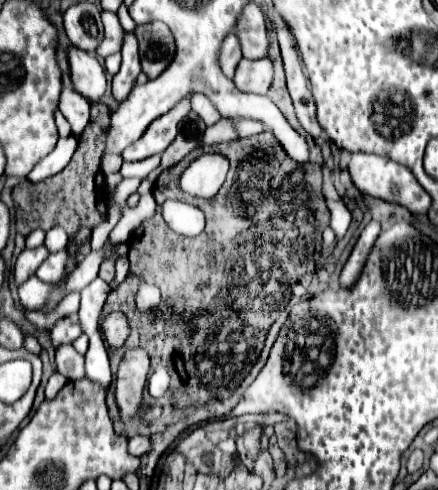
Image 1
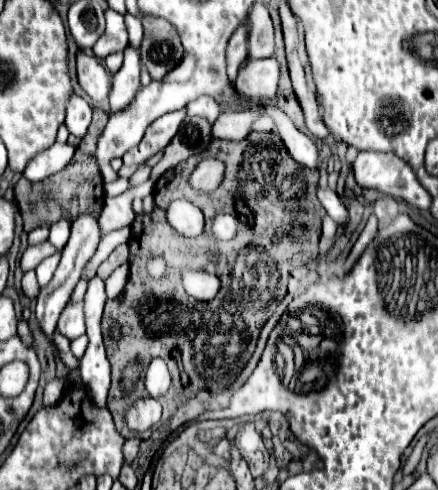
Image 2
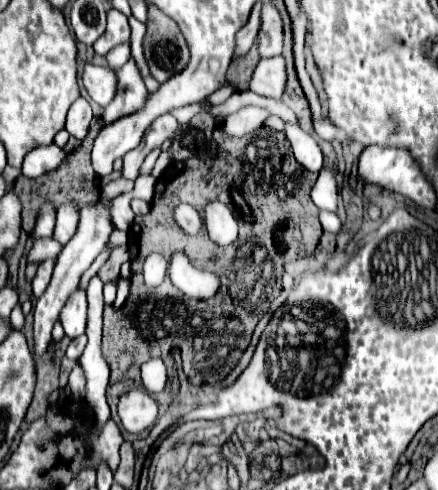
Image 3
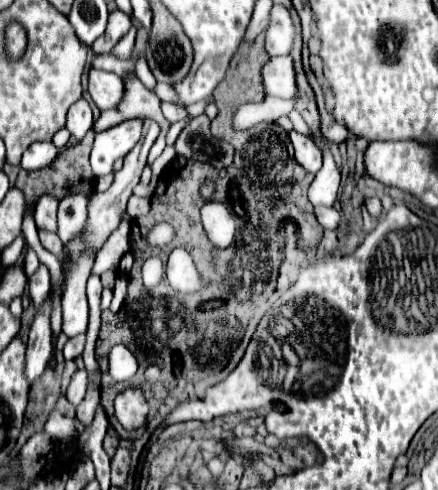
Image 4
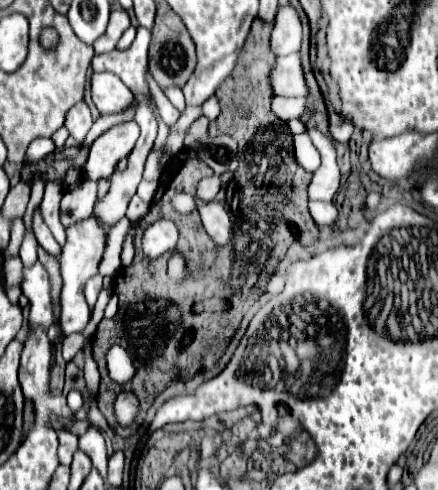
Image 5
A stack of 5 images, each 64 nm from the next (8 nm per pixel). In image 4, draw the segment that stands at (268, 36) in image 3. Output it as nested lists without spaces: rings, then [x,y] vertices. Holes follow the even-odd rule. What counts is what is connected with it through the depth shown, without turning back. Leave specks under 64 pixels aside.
[[[274,4],[270,10],[270,24],[266,28],[266,42],[264,42],[268,56],[288,54],[292,38],[294,38],[294,24],[290,20],[288,10],[280,4]]]

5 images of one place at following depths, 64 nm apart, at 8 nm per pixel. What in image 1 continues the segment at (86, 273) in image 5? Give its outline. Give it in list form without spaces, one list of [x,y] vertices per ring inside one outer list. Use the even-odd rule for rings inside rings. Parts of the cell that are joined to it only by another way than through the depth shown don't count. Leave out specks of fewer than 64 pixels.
[[[72,314],[68,318],[62,318],[50,332],[52,346],[58,348],[60,344],[72,344],[82,334],[82,328],[78,324],[78,314]]]

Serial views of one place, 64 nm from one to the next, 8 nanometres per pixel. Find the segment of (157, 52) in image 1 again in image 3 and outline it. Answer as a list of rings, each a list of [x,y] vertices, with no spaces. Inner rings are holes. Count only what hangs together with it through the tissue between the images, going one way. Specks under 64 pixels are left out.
[[[152,6],[148,8],[144,58],[150,74],[158,82],[166,82],[170,76],[182,72],[188,64],[188,46],[178,24]]]

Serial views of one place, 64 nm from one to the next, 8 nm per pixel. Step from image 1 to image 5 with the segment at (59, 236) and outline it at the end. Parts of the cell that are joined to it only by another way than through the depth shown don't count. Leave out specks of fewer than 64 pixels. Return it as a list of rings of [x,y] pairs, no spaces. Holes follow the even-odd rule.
[[[84,180],[74,190],[66,192],[60,204],[60,222],[64,228],[86,220],[92,214],[92,204],[96,202],[96,182]]]

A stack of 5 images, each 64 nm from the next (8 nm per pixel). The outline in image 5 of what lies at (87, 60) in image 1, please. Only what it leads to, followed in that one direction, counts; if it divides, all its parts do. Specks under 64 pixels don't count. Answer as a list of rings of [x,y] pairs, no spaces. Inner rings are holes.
[[[94,72],[92,74],[92,100],[100,114],[122,112],[132,104],[130,88],[110,72]]]

